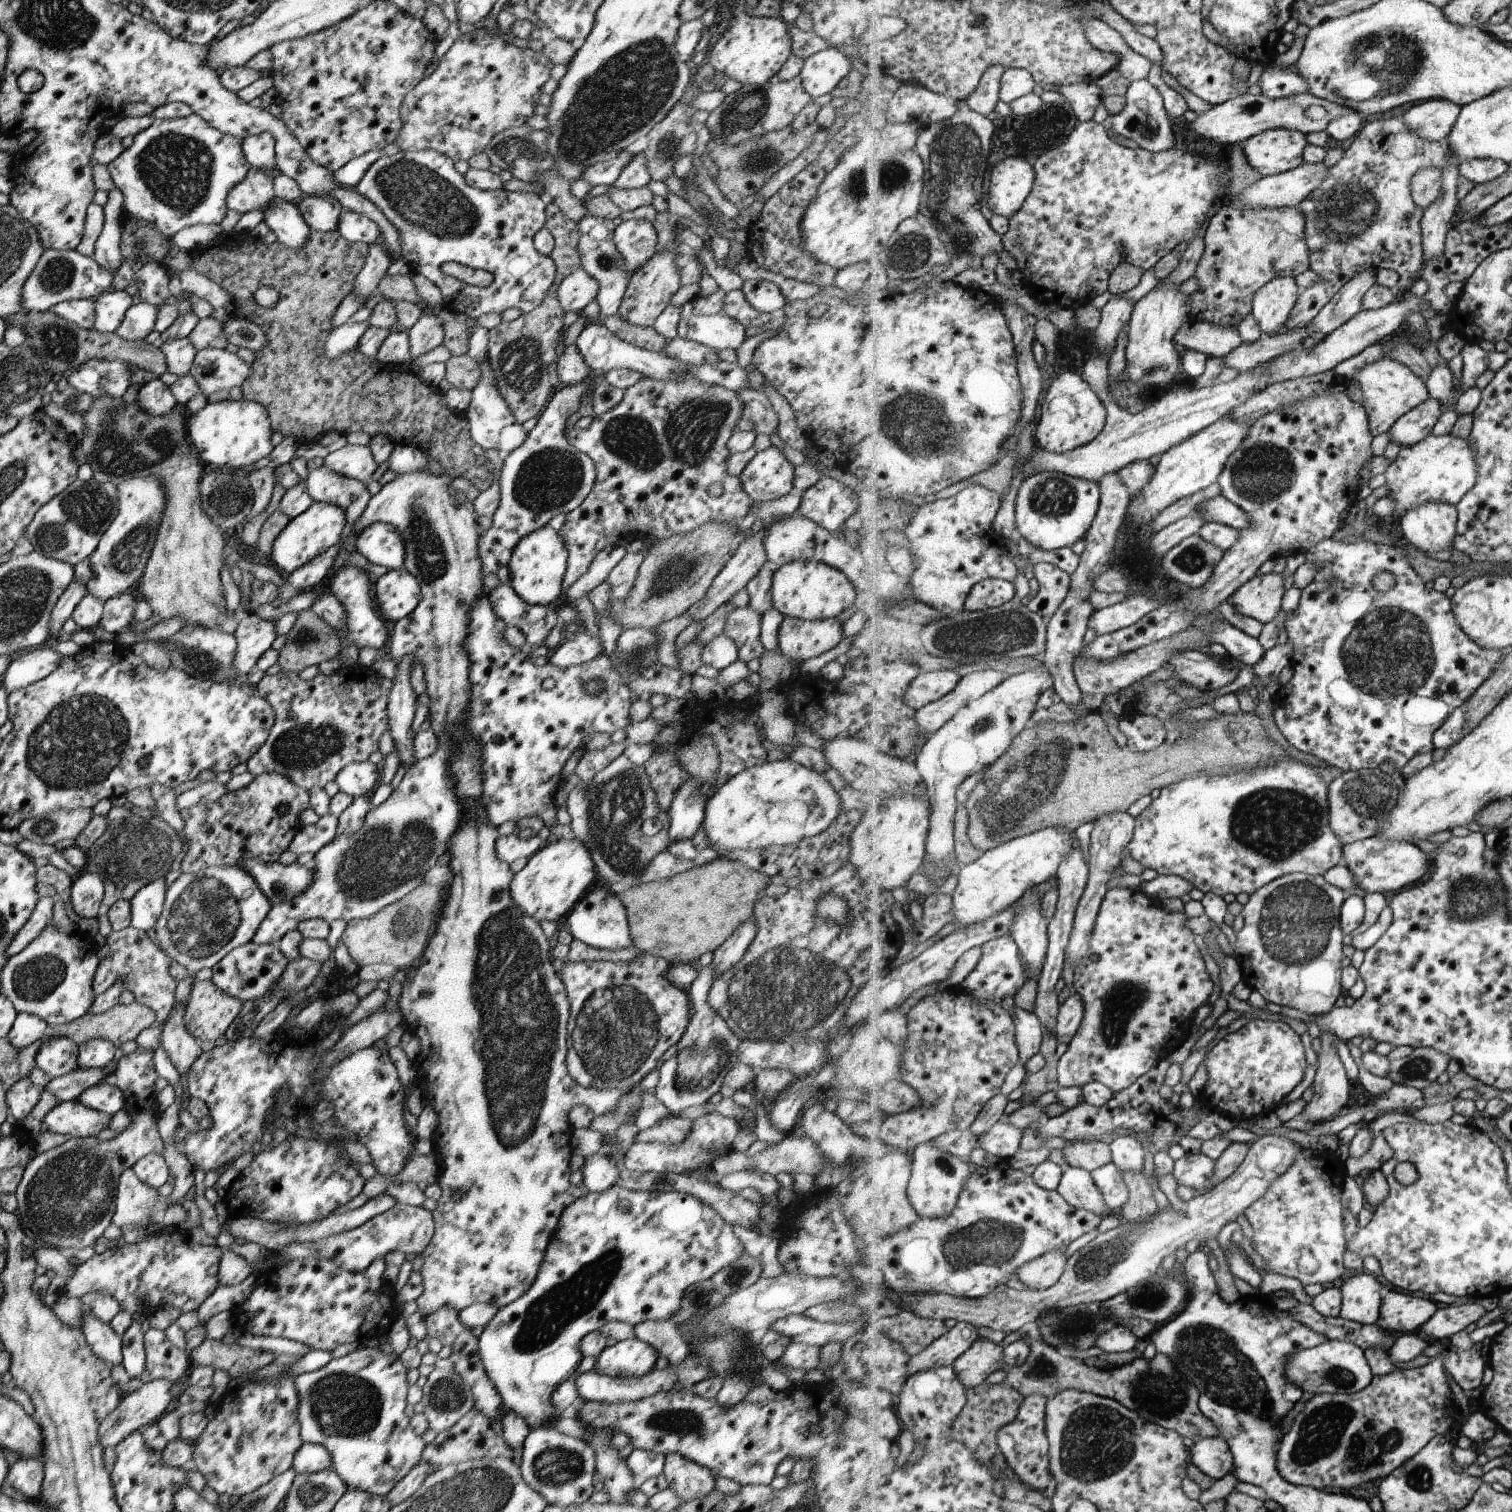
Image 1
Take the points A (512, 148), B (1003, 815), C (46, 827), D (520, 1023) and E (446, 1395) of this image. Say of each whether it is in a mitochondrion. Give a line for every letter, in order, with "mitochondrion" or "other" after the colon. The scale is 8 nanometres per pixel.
A: mitochondrion
B: mitochondrion
C: mitochondrion
D: mitochondrion
E: mitochondrion

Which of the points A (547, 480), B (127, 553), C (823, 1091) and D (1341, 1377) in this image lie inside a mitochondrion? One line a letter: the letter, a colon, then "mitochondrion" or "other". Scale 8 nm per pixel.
A: mitochondrion
B: mitochondrion
C: other
D: mitochondrion

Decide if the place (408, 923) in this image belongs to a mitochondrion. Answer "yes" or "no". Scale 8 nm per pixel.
yes

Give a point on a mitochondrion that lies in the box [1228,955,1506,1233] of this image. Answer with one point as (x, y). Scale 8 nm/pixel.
(1418, 1066)

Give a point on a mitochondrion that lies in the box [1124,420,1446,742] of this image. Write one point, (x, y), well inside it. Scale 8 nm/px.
(1381, 645)

